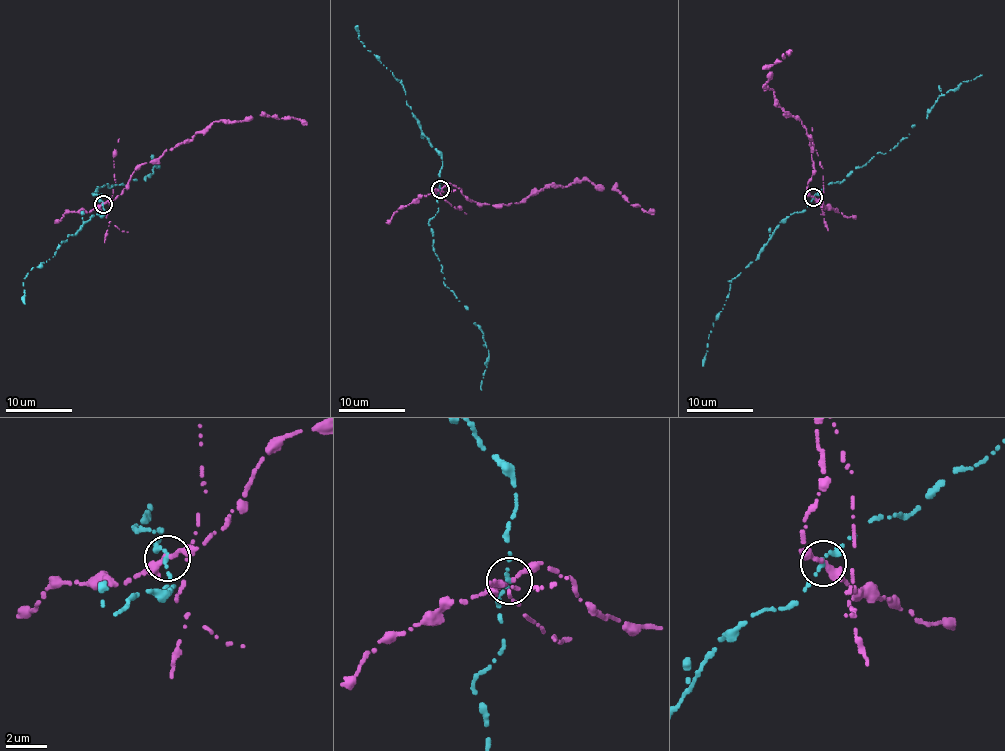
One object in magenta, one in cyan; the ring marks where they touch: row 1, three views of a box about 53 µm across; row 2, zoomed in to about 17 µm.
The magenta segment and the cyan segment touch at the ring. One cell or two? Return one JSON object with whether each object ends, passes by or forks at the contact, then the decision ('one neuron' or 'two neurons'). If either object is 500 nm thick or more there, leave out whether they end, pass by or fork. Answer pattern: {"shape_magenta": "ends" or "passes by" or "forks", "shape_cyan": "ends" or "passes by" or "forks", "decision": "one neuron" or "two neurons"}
{"shape_magenta": "passes by", "shape_cyan": "passes by", "decision": "two neurons"}

